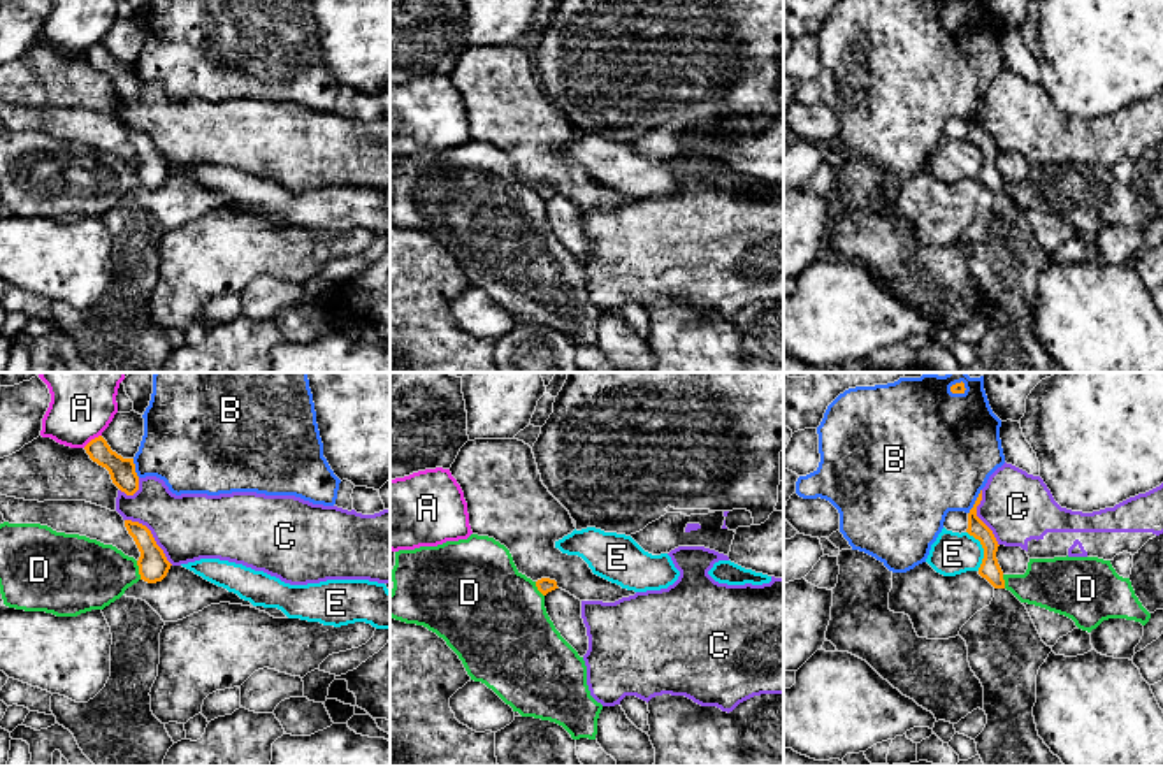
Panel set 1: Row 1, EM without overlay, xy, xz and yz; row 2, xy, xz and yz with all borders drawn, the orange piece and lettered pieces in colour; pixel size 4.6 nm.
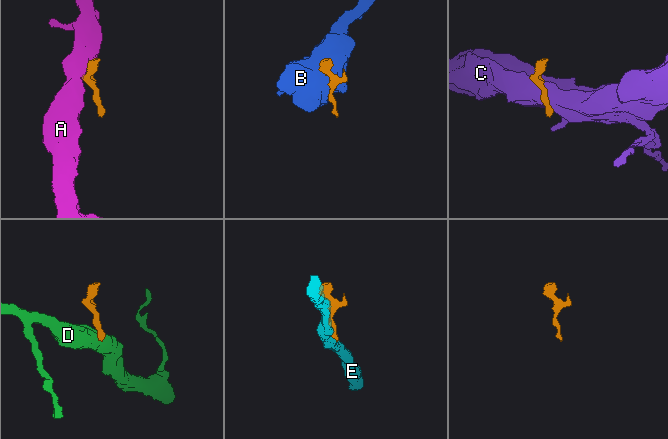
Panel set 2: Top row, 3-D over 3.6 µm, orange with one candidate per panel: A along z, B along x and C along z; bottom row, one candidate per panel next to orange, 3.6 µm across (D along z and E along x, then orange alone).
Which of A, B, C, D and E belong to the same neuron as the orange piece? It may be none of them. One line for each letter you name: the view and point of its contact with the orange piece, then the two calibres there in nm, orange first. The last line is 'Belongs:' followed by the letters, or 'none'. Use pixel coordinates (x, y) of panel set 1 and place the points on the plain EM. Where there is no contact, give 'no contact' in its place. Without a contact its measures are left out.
Belongs: none

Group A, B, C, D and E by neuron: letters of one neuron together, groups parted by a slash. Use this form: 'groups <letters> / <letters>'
groups A / B / C / D / E

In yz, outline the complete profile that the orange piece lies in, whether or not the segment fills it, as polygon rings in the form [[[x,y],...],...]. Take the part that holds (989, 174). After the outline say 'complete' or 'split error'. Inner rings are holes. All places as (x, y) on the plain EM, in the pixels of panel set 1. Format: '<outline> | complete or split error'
[[[982,97],[968,119],[966,139],[980,148],[984,165],[979,181],[994,193],[989,213],[977,218],[959,237],[968,269],[984,293],[987,330],[975,344],[984,372],[1065,372],[1038,343],[1033,313],[1037,281],[1052,258],[1026,213],[1005,195],[998,170],[998,148],[977,123]]] | split error

